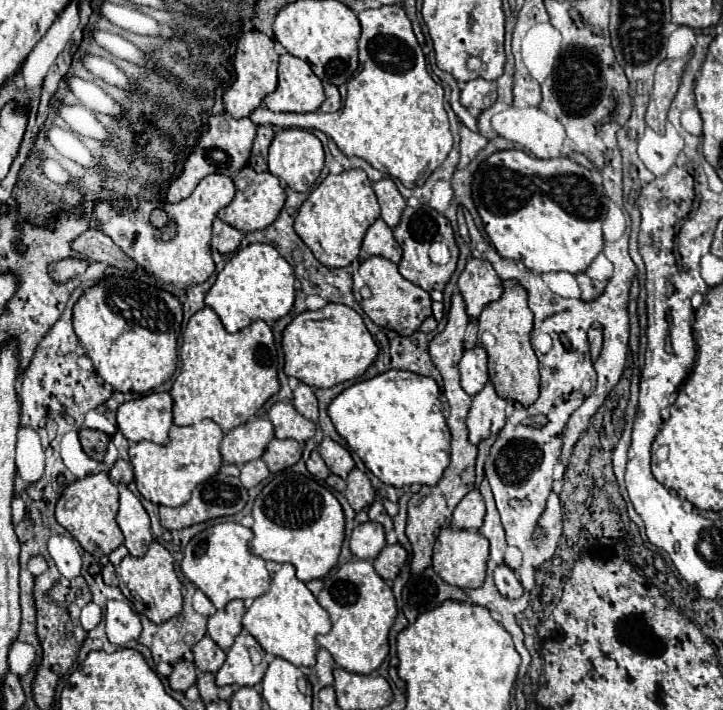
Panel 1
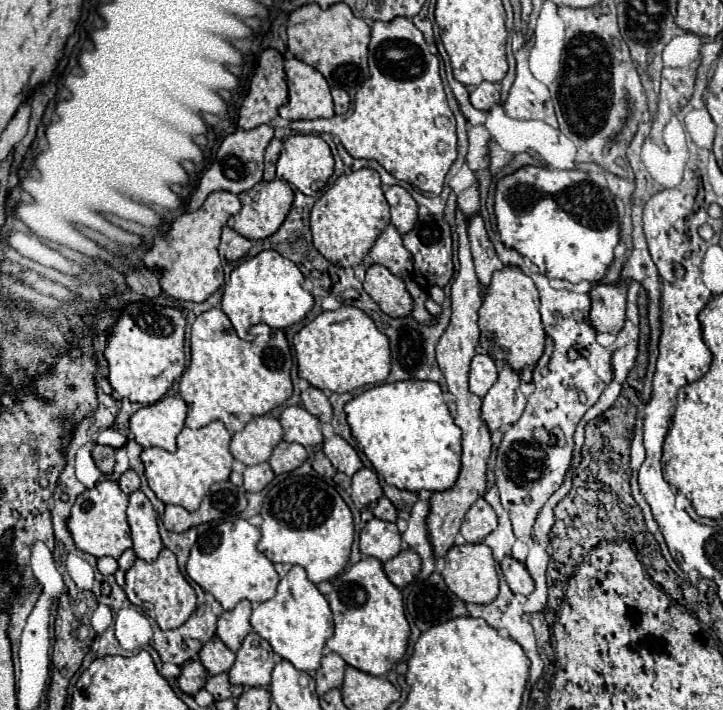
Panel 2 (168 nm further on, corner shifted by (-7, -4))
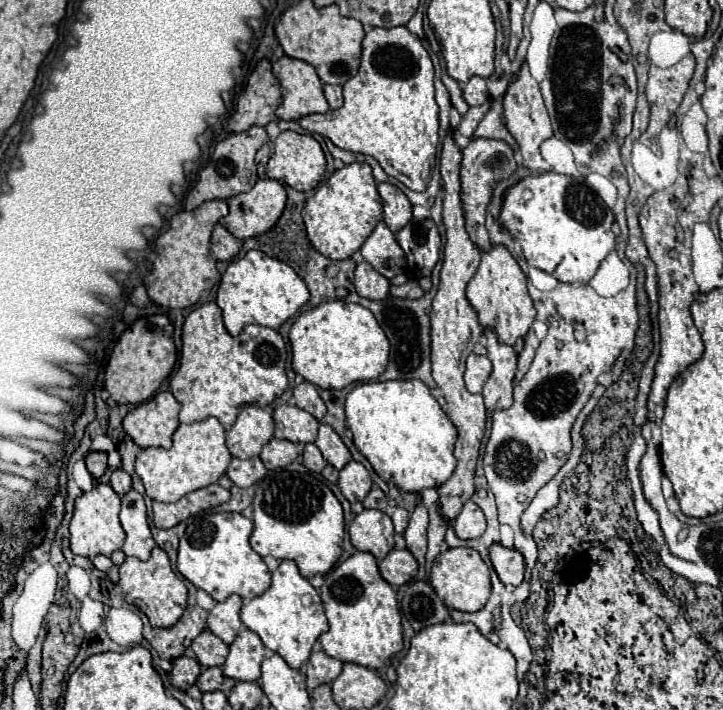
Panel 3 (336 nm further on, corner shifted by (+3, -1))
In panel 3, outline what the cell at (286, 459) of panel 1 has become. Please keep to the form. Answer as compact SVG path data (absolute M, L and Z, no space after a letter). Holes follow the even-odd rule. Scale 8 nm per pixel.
M272 438L264 448L262 448L262 462L268 470L274 470L274 468L282 468L282 466L288 466L290 462L294 462L298 458L298 446L290 440L278 440L278 438Z

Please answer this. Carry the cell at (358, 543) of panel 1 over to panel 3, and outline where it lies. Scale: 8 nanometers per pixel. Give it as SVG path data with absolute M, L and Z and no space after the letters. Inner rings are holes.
M380 510L360 512L348 528L352 546L362 552L370 552L376 560L382 560L394 548L394 526L388 514Z

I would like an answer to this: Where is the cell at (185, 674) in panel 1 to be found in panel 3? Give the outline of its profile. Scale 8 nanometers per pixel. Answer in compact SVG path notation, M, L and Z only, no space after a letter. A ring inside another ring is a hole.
M180 656L172 662L172 686L180 688L180 690L188 690L190 686L194 686L196 678L200 676L200 664L196 658L188 658L188 656Z

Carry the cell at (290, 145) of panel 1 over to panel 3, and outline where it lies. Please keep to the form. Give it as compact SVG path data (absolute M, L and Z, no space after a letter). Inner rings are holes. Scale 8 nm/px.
M286 130L274 140L274 154L270 156L268 166L266 166L266 174L270 178L280 180L280 182L292 186L294 190L310 192L320 184L324 172L326 172L326 158L324 158L322 146L312 136Z

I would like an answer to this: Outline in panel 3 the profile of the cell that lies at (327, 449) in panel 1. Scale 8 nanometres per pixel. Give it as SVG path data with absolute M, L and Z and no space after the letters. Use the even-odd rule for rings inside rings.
M322 424L320 430L318 430L318 438L316 438L314 444L320 448L324 460L326 460L328 464L332 464L336 470L342 470L342 468L352 460L348 448L346 448L344 442L340 440L340 436L332 430L332 426Z

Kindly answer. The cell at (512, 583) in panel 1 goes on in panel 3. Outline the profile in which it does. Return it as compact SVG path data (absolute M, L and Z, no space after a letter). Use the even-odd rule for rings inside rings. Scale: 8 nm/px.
M492 544L490 548L490 560L492 566L506 586L520 586L524 578L524 558L518 550L508 550L500 544Z

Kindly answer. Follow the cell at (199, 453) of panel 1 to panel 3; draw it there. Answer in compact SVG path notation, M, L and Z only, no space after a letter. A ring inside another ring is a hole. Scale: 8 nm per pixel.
M216 418L180 424L172 436L172 448L144 448L136 458L136 474L146 494L156 502L178 502L184 494L210 486L226 472L232 456L224 444L224 426Z

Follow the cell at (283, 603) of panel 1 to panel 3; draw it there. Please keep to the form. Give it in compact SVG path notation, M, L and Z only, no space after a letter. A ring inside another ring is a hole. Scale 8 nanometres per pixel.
M282 560L280 566L272 572L272 586L246 602L240 612L242 622L260 636L266 648L274 650L278 656L286 660L290 668L302 668L312 652L314 642L322 632L328 630L328 622L324 616L324 606L318 592L312 584L298 572L298 566L292 560Z

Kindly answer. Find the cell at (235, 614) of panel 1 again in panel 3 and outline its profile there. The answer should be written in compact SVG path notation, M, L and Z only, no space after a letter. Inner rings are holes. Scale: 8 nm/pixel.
M232 594L228 600L214 606L214 610L208 614L208 628L212 634L216 634L226 644L232 644L242 622L240 622L240 608L242 598Z

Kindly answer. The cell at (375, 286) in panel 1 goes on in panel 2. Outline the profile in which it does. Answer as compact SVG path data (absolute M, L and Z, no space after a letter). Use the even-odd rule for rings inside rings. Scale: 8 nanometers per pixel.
M372 265L366 271L364 289L390 317L402 317L412 311L412 297L406 291L404 281L382 265Z

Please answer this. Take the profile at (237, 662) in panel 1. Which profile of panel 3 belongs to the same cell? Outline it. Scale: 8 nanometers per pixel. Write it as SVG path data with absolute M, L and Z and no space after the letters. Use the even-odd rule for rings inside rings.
M242 628L238 632L238 638L230 644L230 652L226 656L226 662L222 666L222 672L226 678L252 682L260 678L260 664L262 660L274 655L266 648L258 634L254 634L248 628Z

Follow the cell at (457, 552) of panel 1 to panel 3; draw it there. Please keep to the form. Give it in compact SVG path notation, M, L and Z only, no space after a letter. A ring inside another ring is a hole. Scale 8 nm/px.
M448 548L446 552L438 554L430 572L430 584L448 608L456 608L462 612L476 612L490 598L488 566L474 548Z

